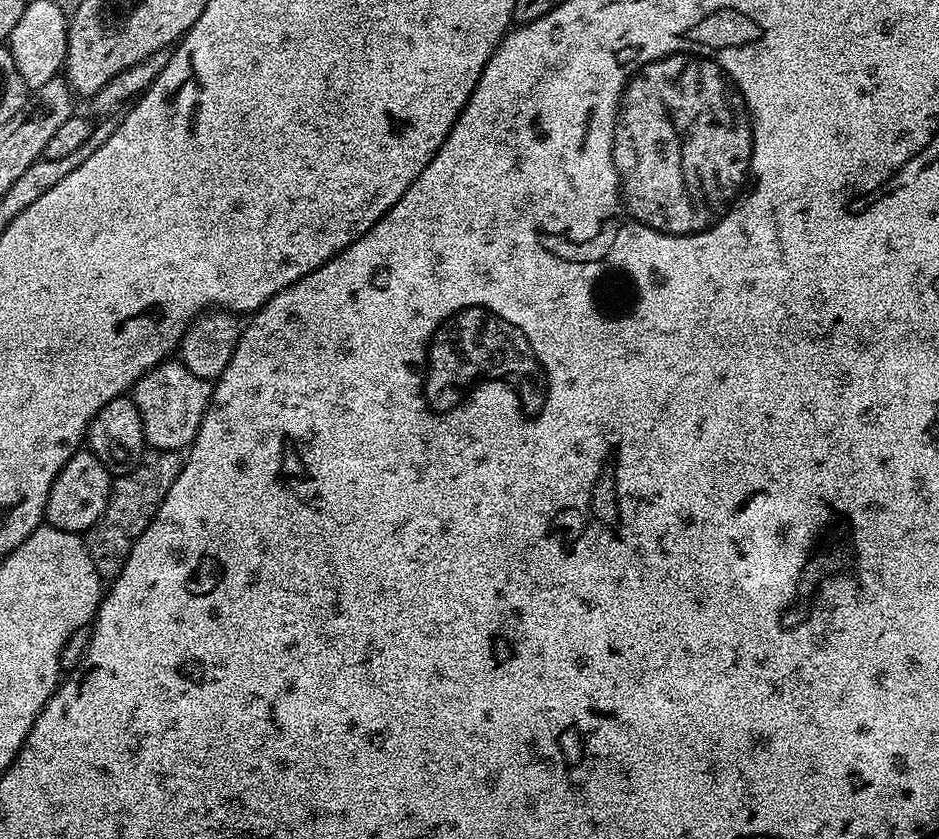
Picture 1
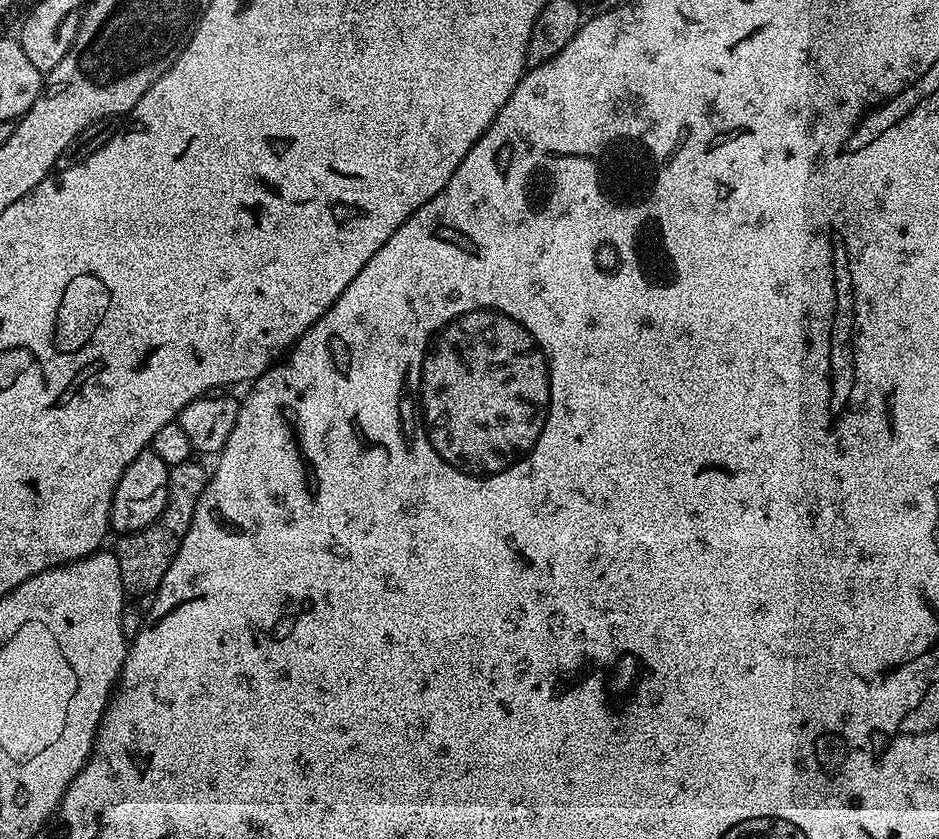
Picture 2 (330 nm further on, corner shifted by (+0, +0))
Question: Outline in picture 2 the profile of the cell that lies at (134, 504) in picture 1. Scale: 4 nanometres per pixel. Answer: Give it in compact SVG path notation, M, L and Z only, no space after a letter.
M190 459L184 464L171 465L168 474L168 505L162 510L160 517L141 532L129 532L117 539L120 541L114 545L114 551L122 570L125 593L132 595L133 592L136 596L146 595L145 597L155 593L166 570L170 570L170 562L174 562L174 554L178 554L182 538L186 538L186 530L190 530L198 498L202 498L202 490L206 490L208 485L209 469L196 463L195 459Z

